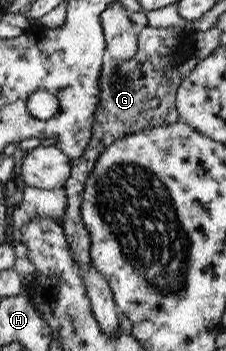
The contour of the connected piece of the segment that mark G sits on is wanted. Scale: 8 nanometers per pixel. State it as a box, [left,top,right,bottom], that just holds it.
[64,25,194,285]

